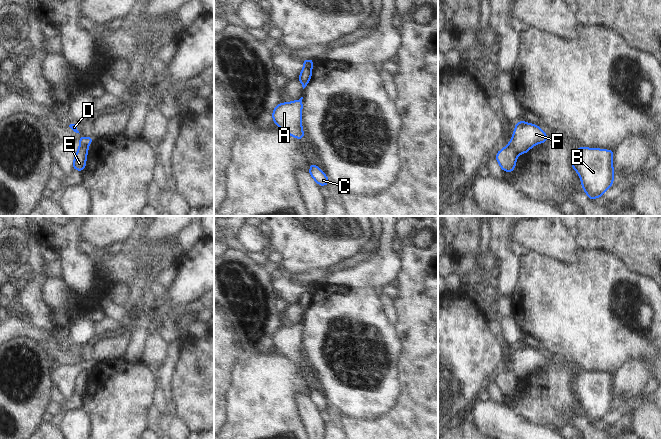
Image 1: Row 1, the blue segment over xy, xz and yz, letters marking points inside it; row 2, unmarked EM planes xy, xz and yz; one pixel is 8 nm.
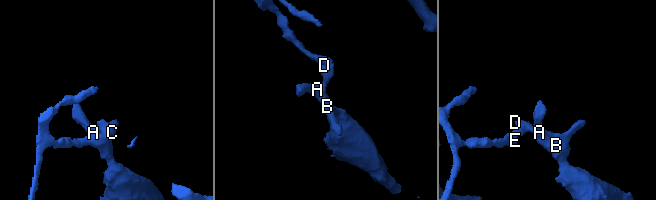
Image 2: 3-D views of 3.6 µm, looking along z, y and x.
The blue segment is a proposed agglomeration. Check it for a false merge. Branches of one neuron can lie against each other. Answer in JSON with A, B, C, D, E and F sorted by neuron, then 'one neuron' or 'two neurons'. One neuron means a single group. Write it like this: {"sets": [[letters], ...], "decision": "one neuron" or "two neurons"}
{"sets": [["A", "B", "C", "D", "F"], ["E"]], "decision": "two neurons"}

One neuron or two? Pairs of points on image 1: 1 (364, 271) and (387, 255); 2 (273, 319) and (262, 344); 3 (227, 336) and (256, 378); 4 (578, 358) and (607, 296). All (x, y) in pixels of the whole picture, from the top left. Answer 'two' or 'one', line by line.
1: one
2: one
3: two
4: one

